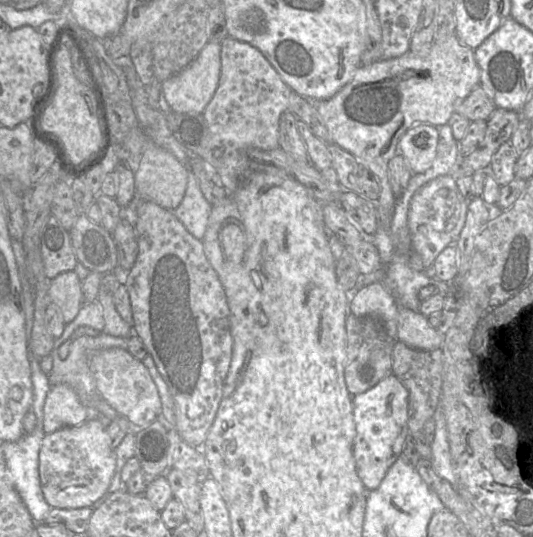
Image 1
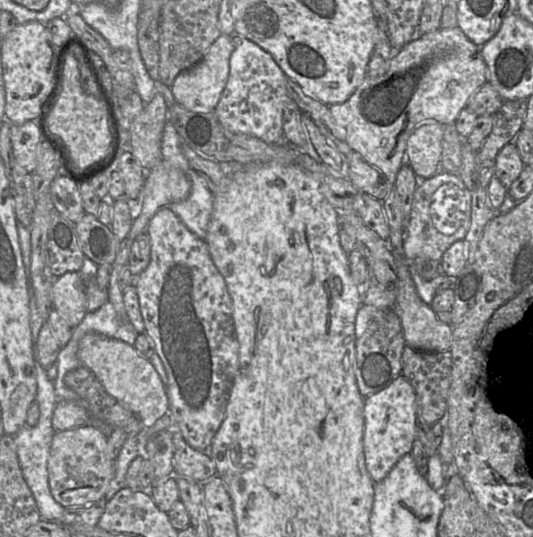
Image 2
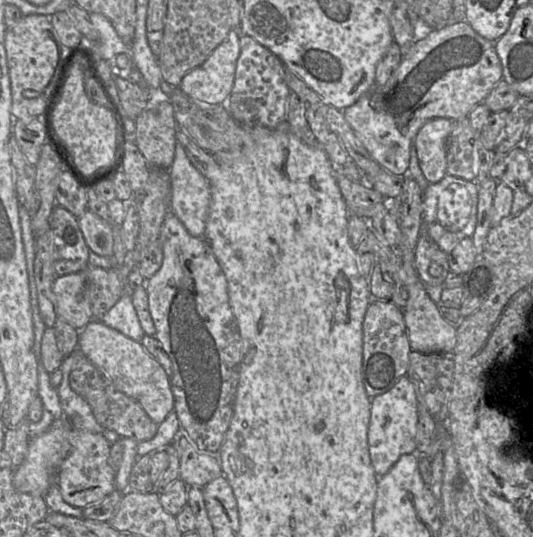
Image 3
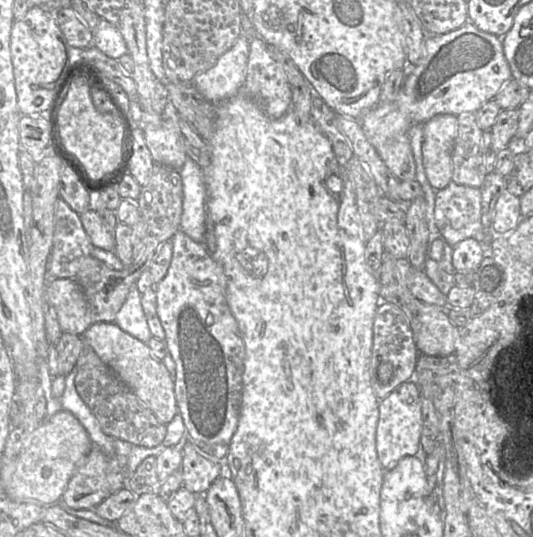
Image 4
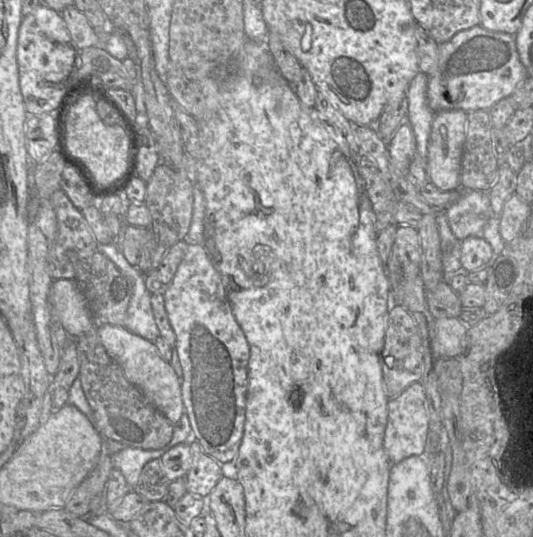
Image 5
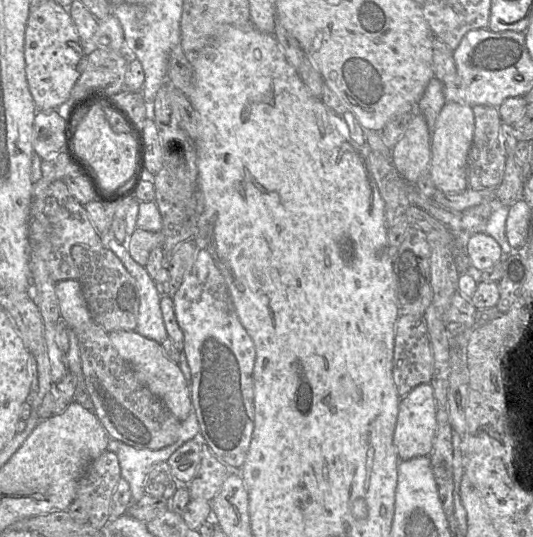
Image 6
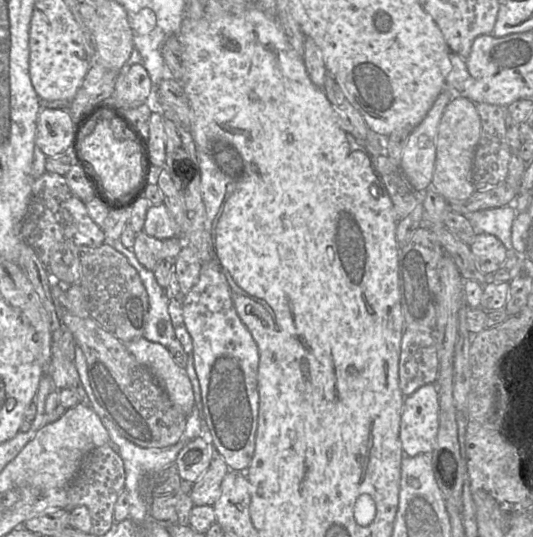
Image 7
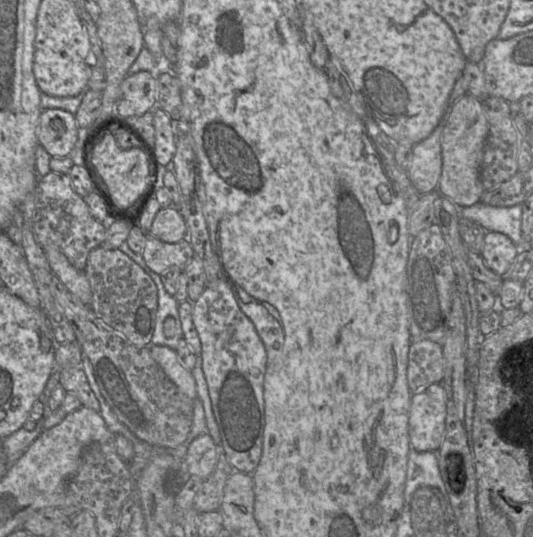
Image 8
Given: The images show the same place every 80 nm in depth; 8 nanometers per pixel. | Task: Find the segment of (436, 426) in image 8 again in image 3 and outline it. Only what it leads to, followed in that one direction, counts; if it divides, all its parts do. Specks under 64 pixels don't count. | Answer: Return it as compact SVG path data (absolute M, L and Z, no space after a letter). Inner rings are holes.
M407 376L401 377L386 393L371 398L367 441L371 463L378 477L387 474L402 455L416 453L418 418L415 388Z

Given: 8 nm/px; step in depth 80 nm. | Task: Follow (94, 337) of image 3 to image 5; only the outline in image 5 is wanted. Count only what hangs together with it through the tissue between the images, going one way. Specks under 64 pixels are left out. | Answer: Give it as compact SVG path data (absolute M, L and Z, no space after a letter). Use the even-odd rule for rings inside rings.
M97 326L97 334L109 356L122 367L127 380L137 386L148 401L175 425L185 413L181 381L170 362L161 358L155 344L123 326Z

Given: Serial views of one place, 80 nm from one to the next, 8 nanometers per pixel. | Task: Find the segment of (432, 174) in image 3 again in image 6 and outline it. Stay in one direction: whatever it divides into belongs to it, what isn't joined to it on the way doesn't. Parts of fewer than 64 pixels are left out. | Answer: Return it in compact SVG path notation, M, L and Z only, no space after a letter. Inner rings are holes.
M446 101L431 132L429 176L437 190L446 193L461 193L468 189L467 158L473 141L474 127L472 106Z

